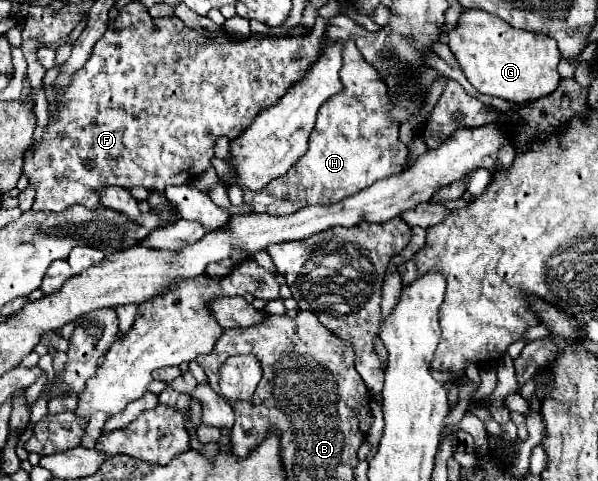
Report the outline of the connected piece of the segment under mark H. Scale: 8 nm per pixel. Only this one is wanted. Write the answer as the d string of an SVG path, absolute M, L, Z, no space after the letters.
M346 40L342 48L344 66L340 70L340 82L342 92L332 96L332 100L324 102L320 106L316 126L308 140L306 154L280 178L272 180L268 186L264 186L260 192L244 190L244 202L254 206L254 212L264 212L270 216L288 216L296 210L310 206L310 204L336 204L344 200L346 196L352 196L368 186L372 186L380 178L388 178L402 172L402 164L408 158L408 148L398 138L398 124L388 114L388 88L384 80L378 76L378 72L360 56L360 50L356 48L354 40Z

